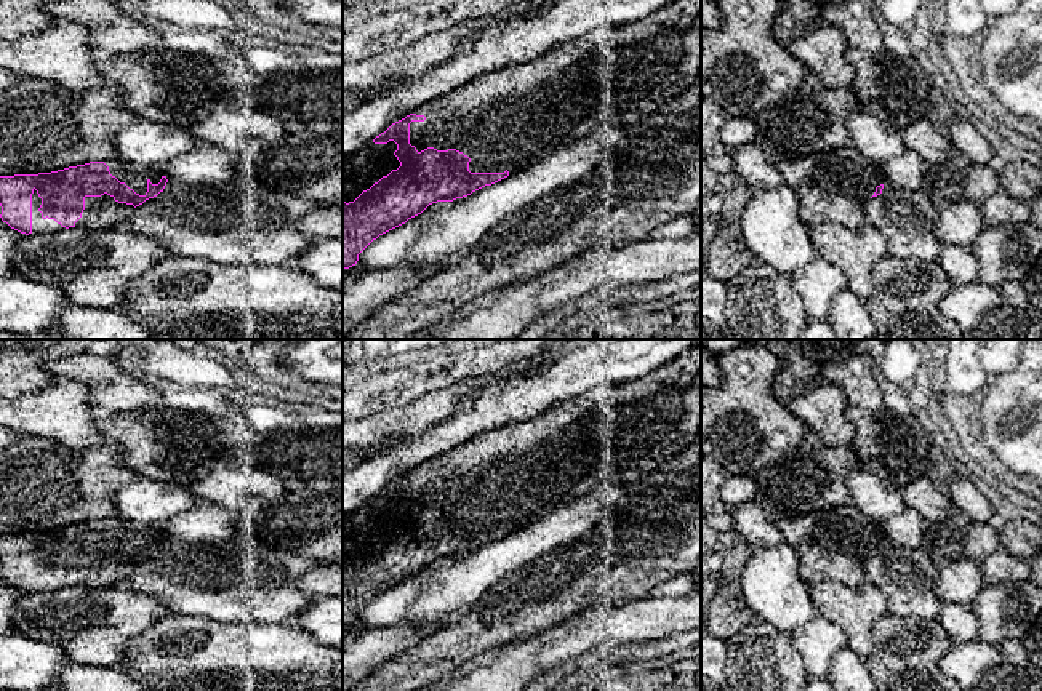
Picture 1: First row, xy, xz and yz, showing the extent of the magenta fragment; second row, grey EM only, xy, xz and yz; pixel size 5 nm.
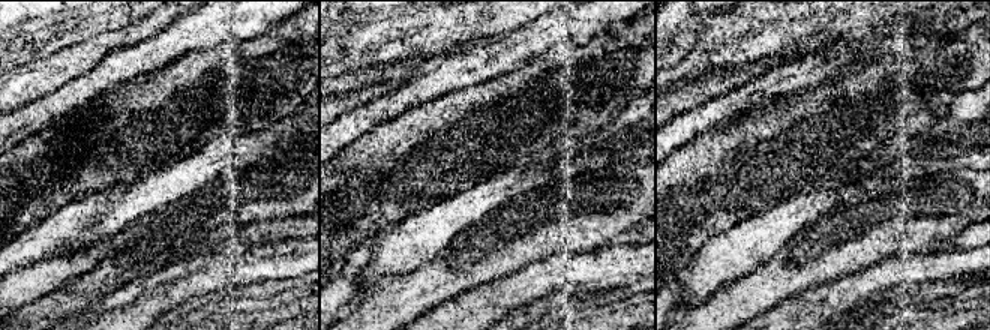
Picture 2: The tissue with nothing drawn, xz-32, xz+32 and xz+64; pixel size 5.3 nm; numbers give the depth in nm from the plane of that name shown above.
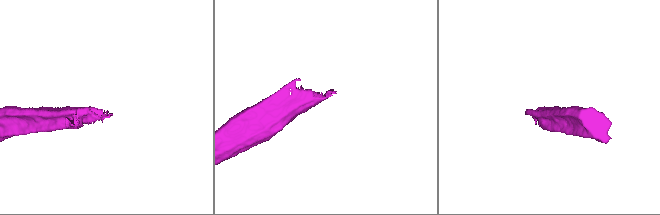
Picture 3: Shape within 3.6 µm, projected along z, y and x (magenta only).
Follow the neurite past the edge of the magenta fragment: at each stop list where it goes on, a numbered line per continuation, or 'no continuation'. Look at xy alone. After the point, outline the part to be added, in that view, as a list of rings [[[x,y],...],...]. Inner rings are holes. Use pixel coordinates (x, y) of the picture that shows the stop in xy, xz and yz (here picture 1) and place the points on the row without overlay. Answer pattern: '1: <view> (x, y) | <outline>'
1: xy (39, 583) | [[[34,547],[32,552],[32,592],[51,592],[54,589],[62,589],[61,582],[58,582],[54,577],[43,577],[42,571],[38,569],[42,563],[42,557],[38,555],[37,549]]]

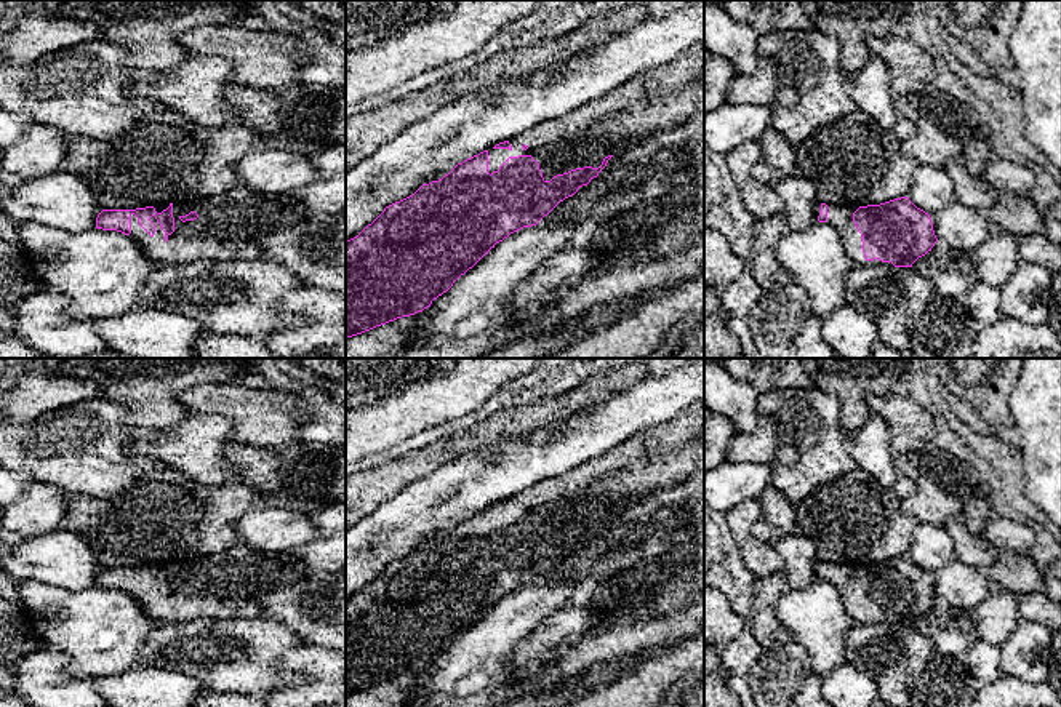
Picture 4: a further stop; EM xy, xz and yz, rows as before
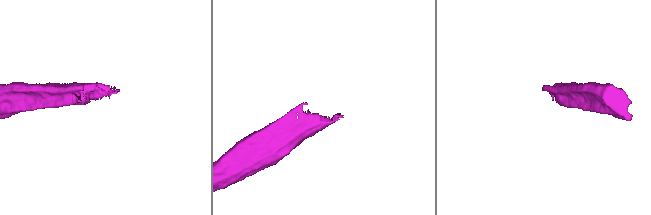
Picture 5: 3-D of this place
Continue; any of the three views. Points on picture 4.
1: xz (666, 455) | [[[704,397],[674,419],[634,433],[563,475],[543,481],[509,497],[512,507],[488,509],[488,531],[498,529],[509,515],[531,513],[544,539],[576,526],[599,526],[605,515],[640,504],[645,497],[687,481],[704,472]]]

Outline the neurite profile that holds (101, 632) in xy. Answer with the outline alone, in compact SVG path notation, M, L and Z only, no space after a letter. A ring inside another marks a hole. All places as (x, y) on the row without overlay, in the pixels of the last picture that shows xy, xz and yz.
M24 579L19 581L18 590L43 649L62 653L67 657L67 672L74 677L120 675L142 667L142 645L147 635L162 624L149 617L131 593L117 589L70 590Z

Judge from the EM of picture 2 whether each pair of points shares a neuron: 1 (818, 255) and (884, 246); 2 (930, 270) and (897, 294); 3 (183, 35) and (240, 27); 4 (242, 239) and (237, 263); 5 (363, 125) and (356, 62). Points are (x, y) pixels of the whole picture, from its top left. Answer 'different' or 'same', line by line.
1: same
2: different
3: same
4: different
5: different

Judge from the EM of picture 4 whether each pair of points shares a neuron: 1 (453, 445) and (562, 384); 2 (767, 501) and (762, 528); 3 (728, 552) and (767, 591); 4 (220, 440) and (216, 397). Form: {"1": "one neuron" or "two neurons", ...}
{"1": "one neuron", "2": "one neuron", "3": "one neuron", "4": "two neurons"}

